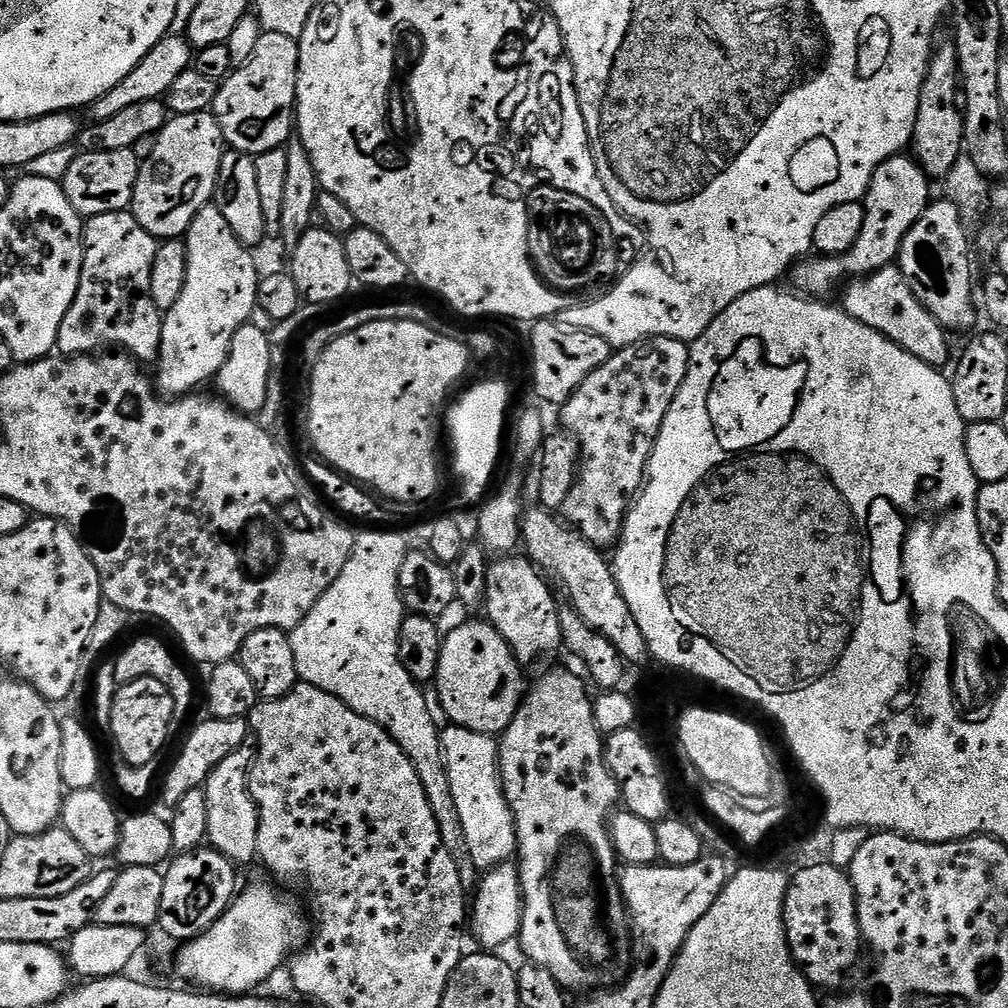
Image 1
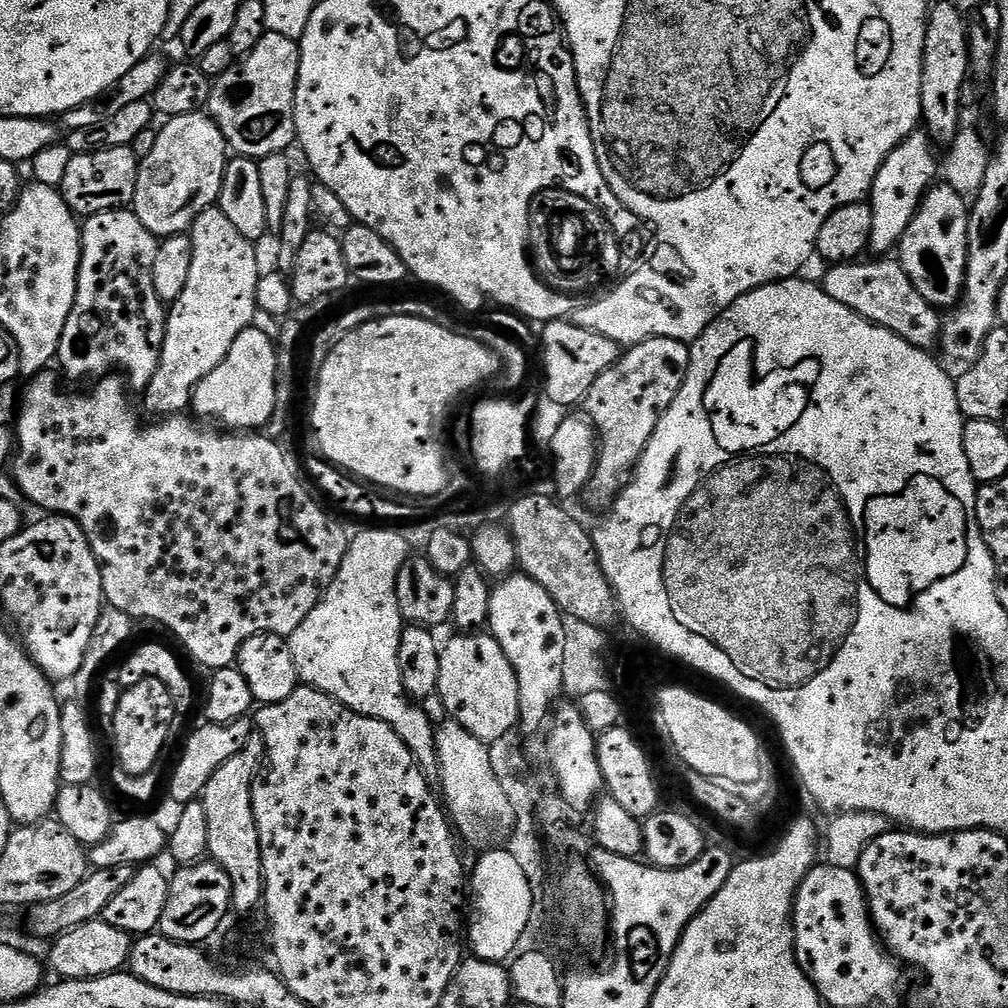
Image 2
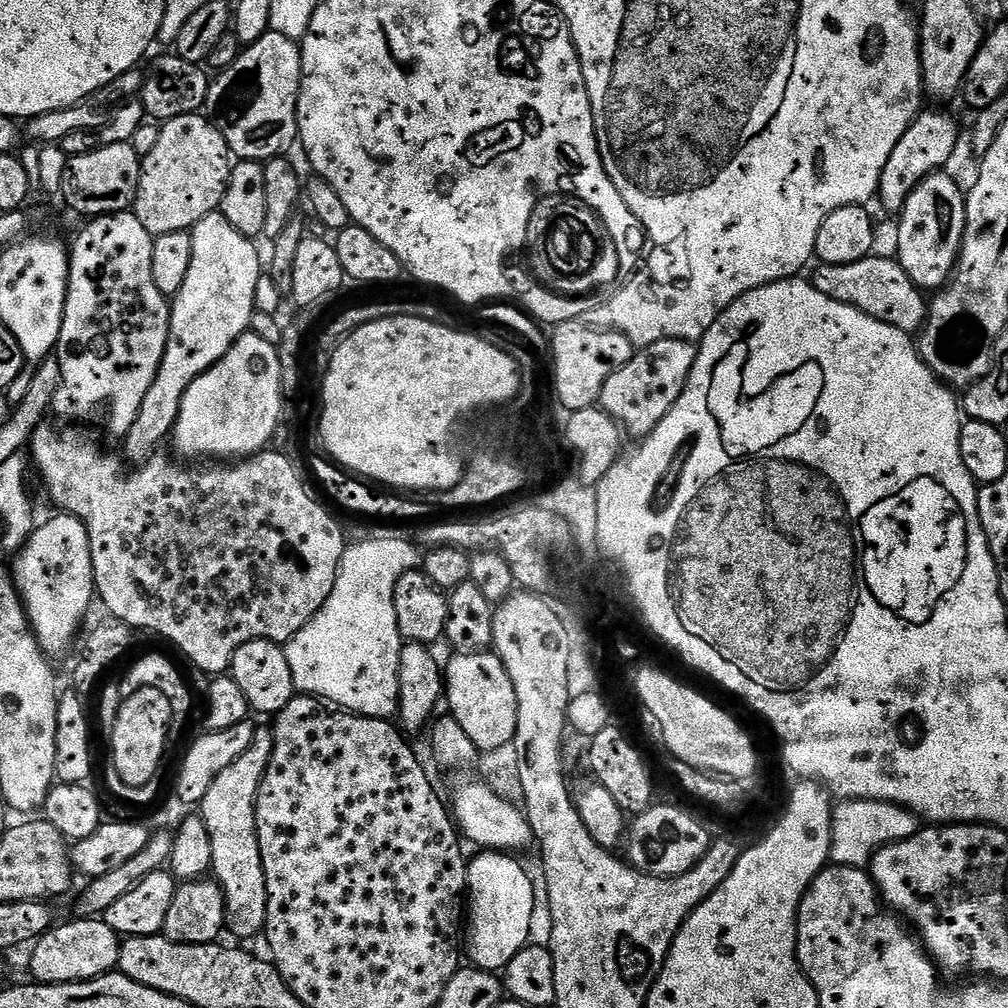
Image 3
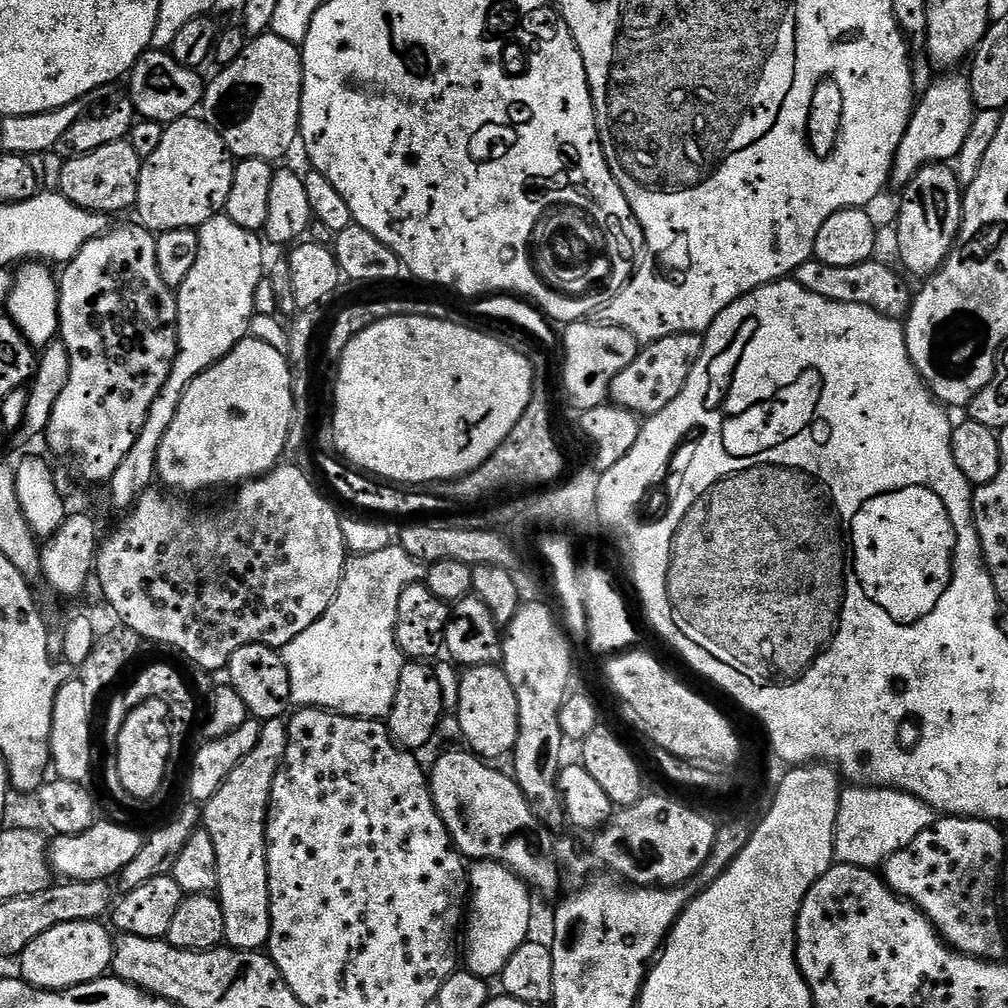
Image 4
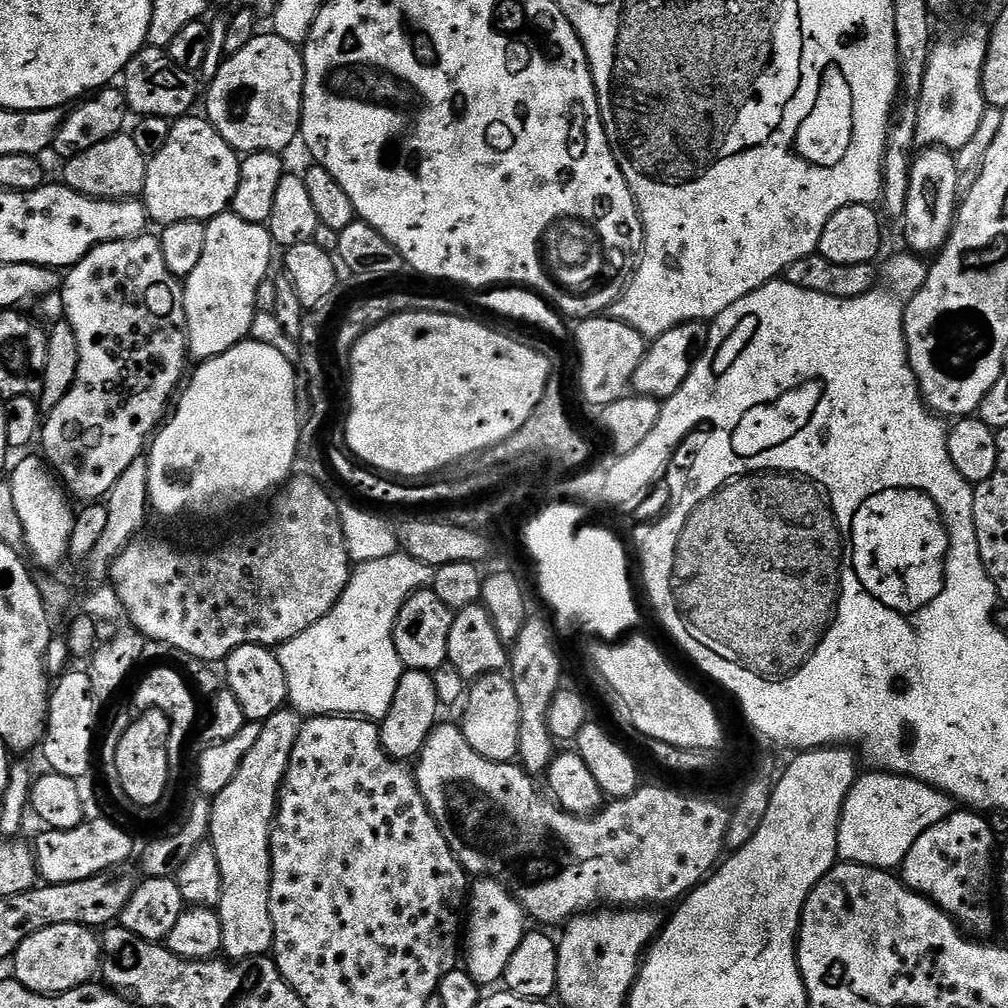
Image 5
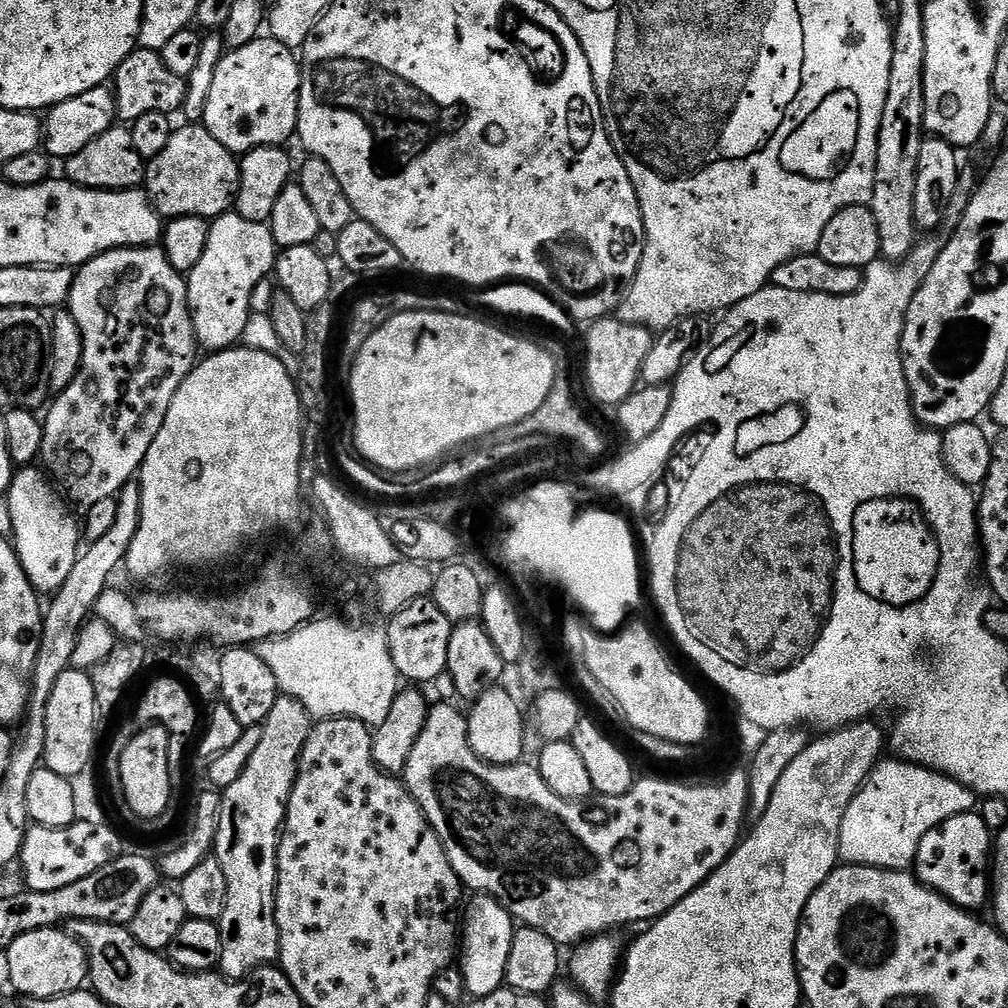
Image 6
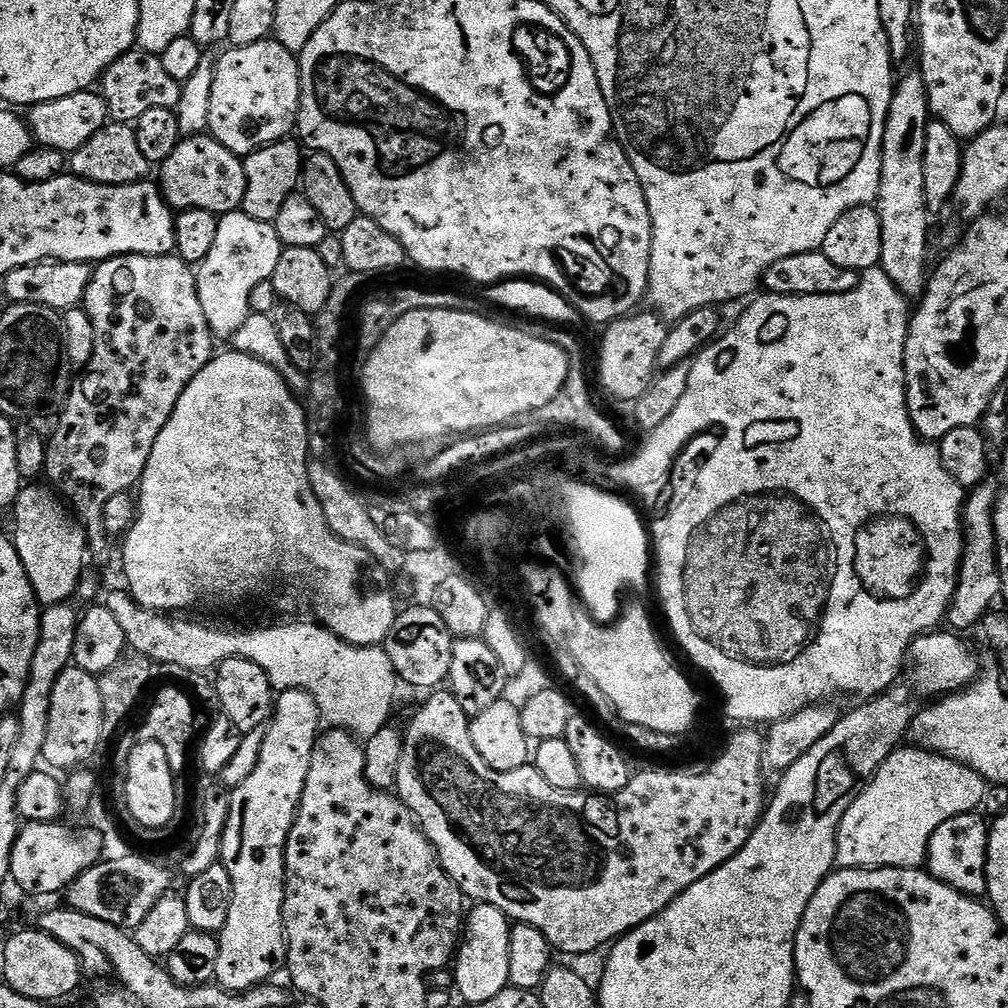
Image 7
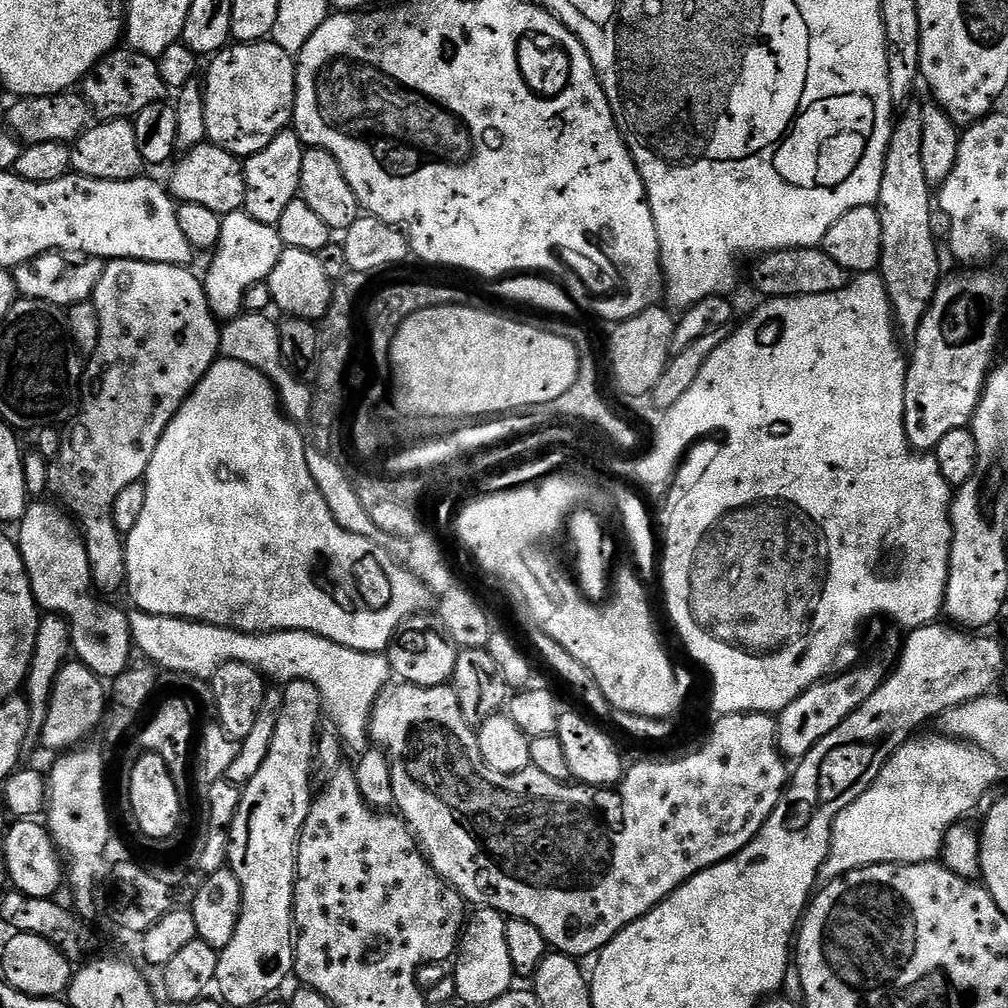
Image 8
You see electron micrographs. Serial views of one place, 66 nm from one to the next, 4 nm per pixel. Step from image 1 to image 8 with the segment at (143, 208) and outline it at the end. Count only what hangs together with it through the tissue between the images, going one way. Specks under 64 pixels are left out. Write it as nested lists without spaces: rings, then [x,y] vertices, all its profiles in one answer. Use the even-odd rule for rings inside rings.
[[[205,142],[194,150],[183,153],[175,164],[176,169],[172,172],[170,192],[180,204],[198,202],[198,206],[206,206],[222,218],[243,209],[246,194],[244,165],[237,157],[231,156],[225,148]]]

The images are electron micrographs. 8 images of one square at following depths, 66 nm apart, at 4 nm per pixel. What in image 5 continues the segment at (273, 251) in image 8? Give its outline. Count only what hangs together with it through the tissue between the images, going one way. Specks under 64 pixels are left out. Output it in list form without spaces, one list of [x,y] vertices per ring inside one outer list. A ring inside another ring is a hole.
[[[231,210],[207,221],[206,247],[202,259],[198,261],[198,266],[194,266],[192,273],[182,280],[188,327],[188,354],[193,361],[212,360],[218,354],[226,354],[226,350],[230,350],[235,344],[241,344],[249,339],[252,323],[257,314],[258,286],[262,286],[262,282],[269,279],[272,251],[274,251],[272,235],[265,225],[246,222],[246,218],[238,218]]]

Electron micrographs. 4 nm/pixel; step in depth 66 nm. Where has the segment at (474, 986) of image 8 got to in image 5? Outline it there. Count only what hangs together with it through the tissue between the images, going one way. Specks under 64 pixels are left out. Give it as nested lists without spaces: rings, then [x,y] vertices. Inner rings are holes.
[[[480,878],[471,885],[466,901],[466,931],[462,936],[462,964],[476,984],[499,985],[503,981],[506,966],[524,937],[524,920],[524,909],[499,880]]]

